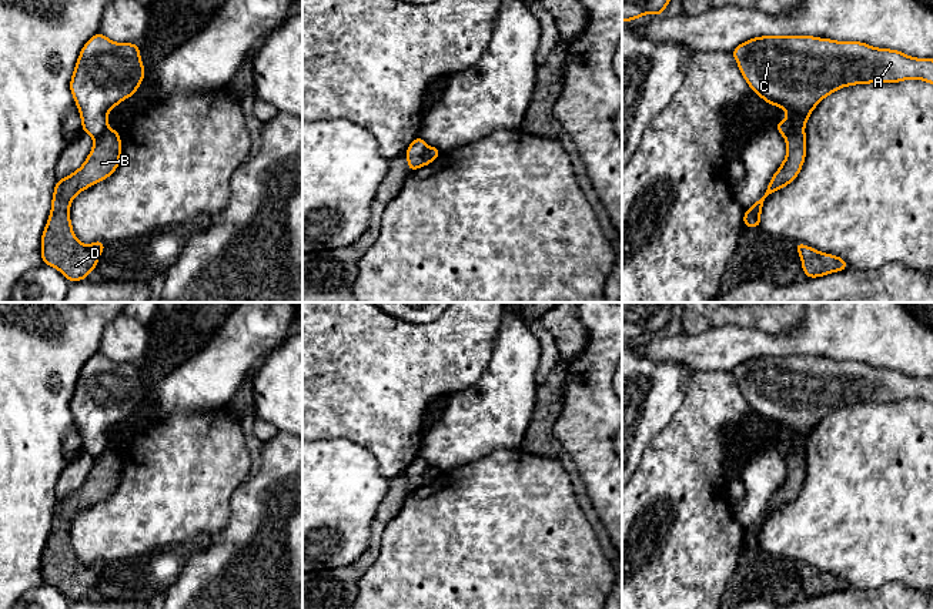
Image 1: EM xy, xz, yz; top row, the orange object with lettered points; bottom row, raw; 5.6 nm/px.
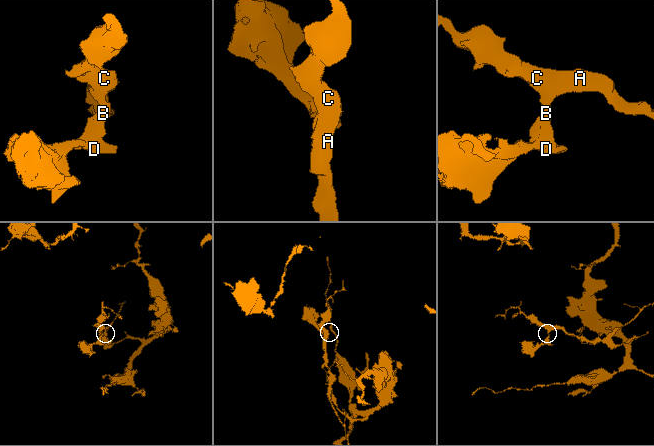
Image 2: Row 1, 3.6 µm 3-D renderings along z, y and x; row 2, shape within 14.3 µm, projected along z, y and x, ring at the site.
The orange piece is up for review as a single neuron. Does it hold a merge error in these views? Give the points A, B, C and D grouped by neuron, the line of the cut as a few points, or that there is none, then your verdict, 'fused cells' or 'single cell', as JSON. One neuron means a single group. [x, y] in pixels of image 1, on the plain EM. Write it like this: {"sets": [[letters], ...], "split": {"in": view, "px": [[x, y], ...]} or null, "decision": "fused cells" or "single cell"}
{"sets": [["A", "C"], ["B", "D"]], "split": {"in": "xz", "px": [[427, 465], [421, 484]]}, "decision": "fused cells"}

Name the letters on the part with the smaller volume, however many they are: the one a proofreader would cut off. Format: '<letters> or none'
B, D

